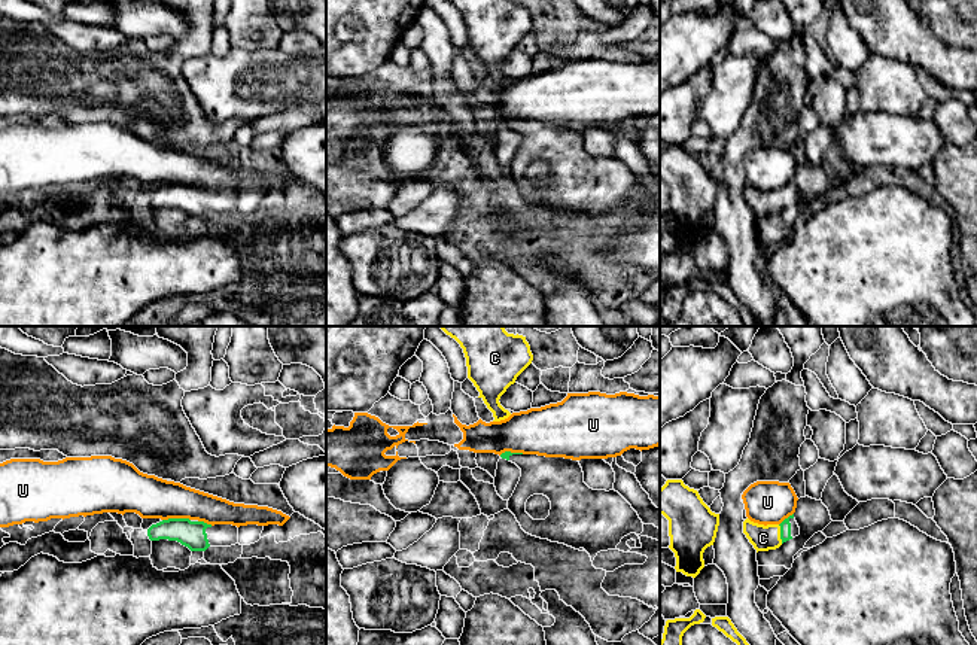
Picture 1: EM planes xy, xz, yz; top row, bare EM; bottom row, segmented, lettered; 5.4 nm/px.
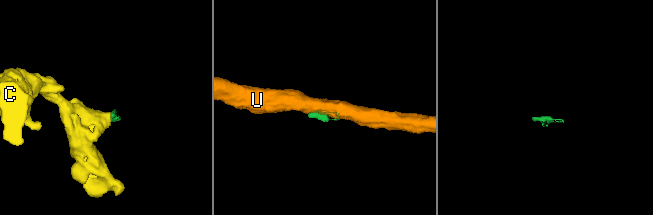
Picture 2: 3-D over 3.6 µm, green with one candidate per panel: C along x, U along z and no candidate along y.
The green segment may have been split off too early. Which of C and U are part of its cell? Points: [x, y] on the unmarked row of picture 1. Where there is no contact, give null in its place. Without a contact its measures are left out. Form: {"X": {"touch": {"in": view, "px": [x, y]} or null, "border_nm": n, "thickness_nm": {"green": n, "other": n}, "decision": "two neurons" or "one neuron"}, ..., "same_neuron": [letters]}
{"C": {"touch": {"in": "yz", "px": [781, 200]}, "border_nm": 110, "thickness_nm": {"green": 60, "other": 140}, "decision": "one neuron"}, "U": {"touch": {"in": "xy", "px": [176, 185]}, "border_nm": 150, "thickness_nm": {"green": 140, "other": 220}, "decision": "two neurons"}, "same_neuron": ["C"]}

